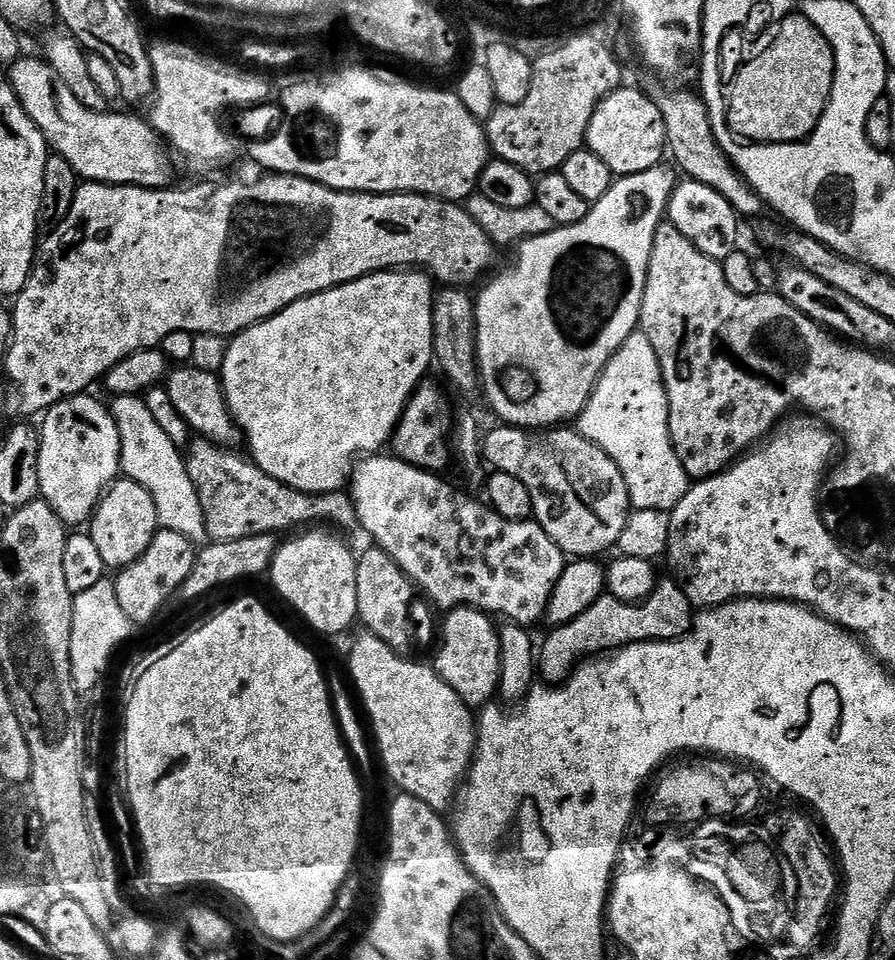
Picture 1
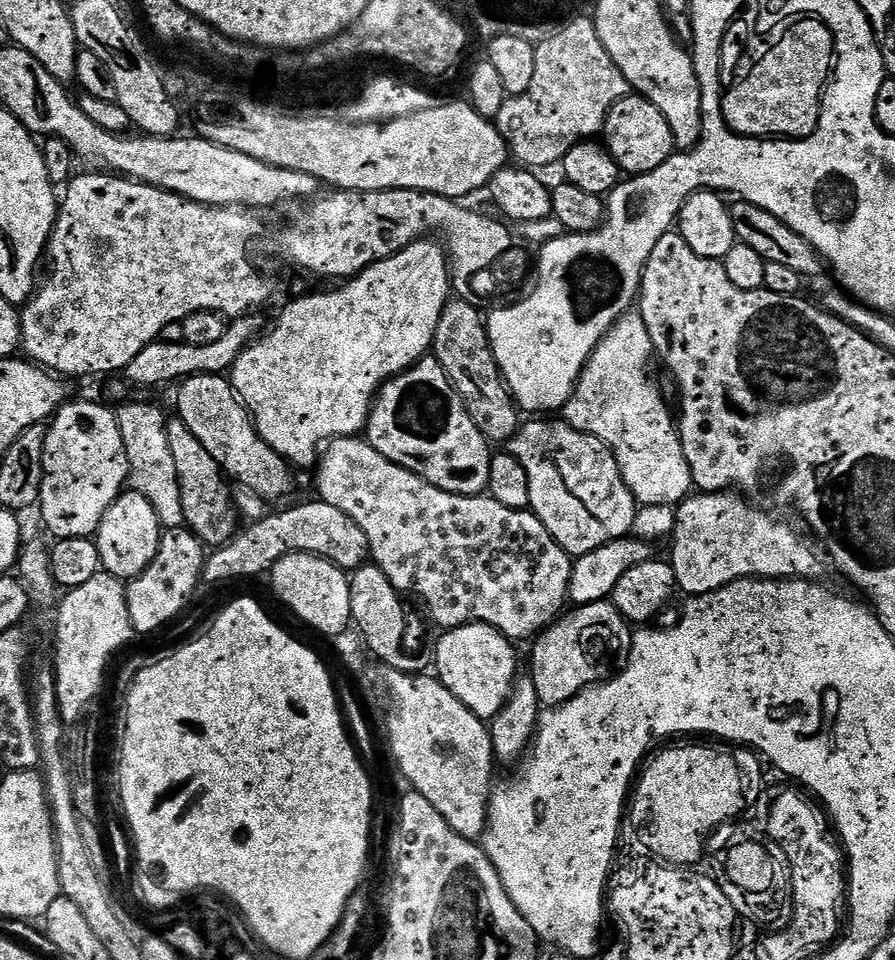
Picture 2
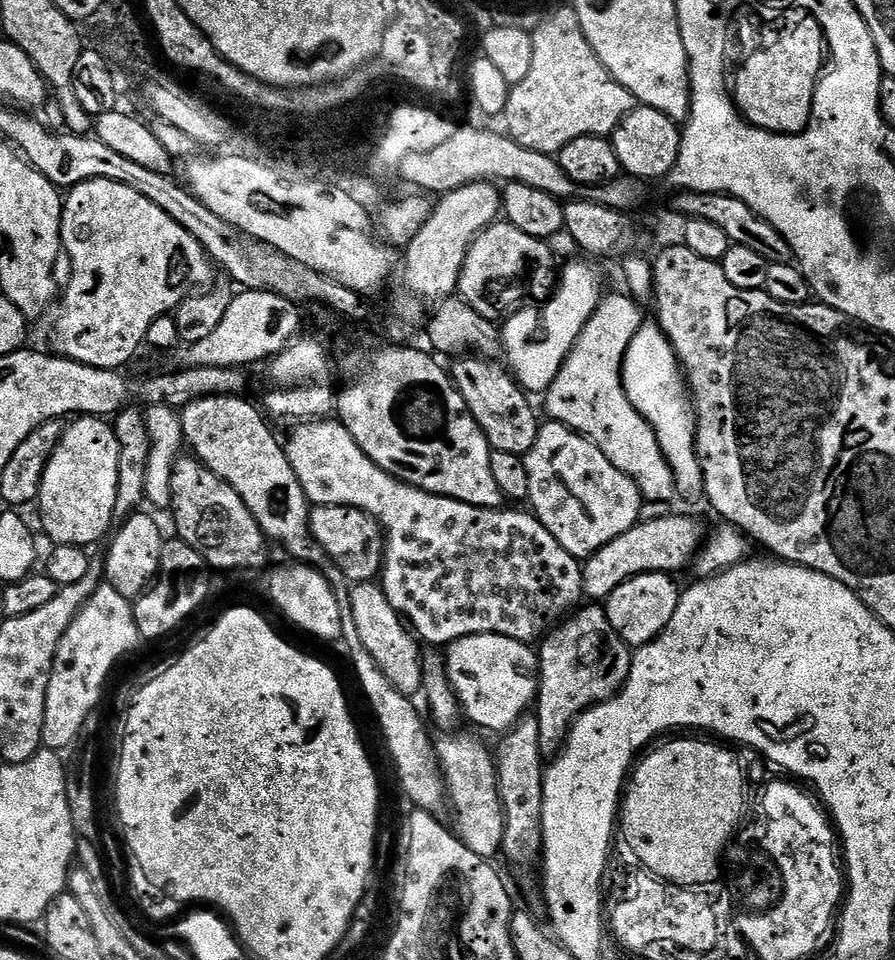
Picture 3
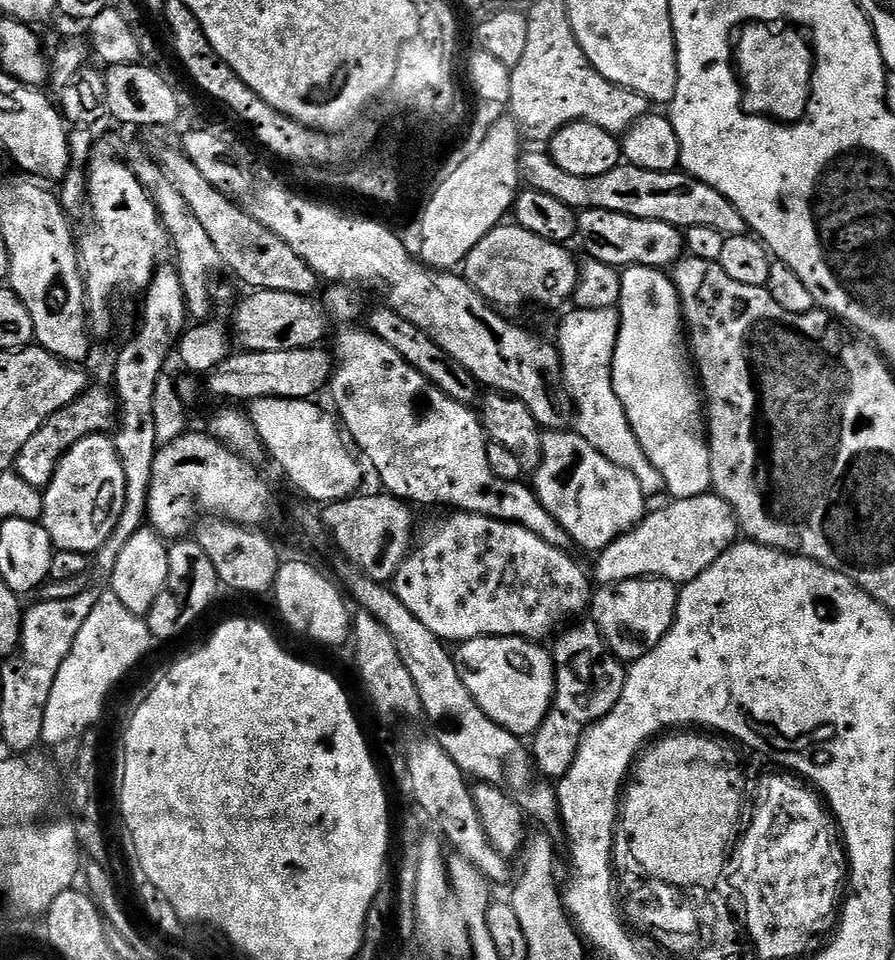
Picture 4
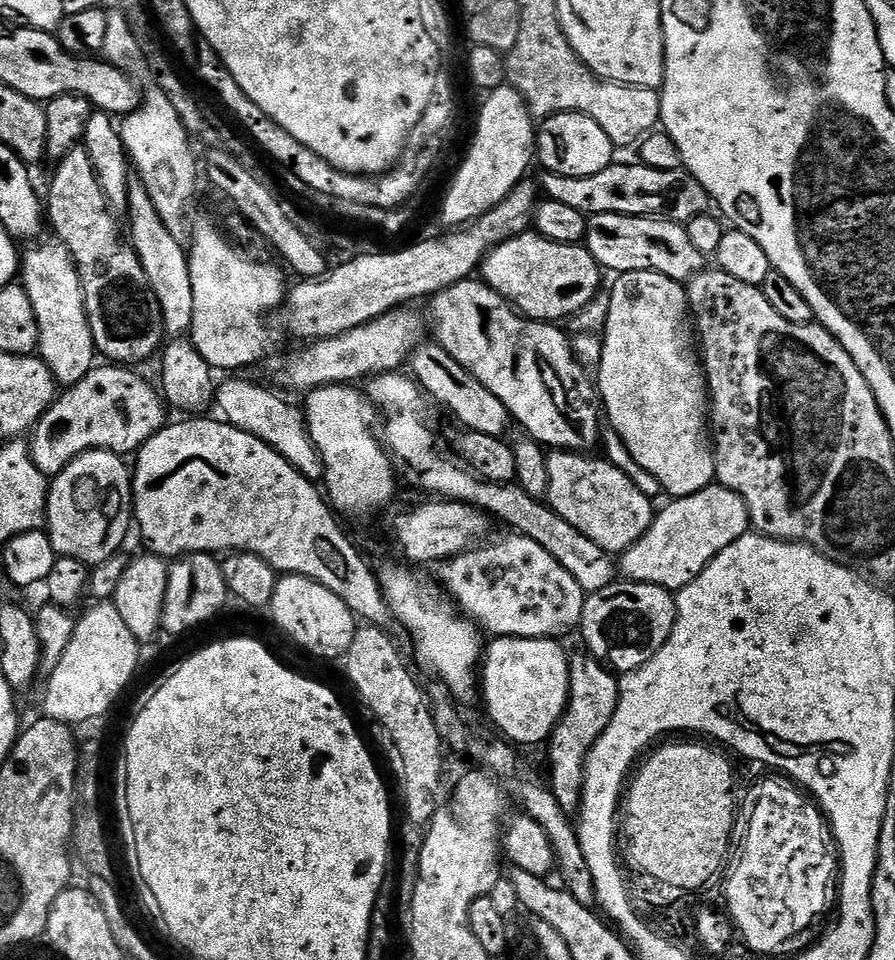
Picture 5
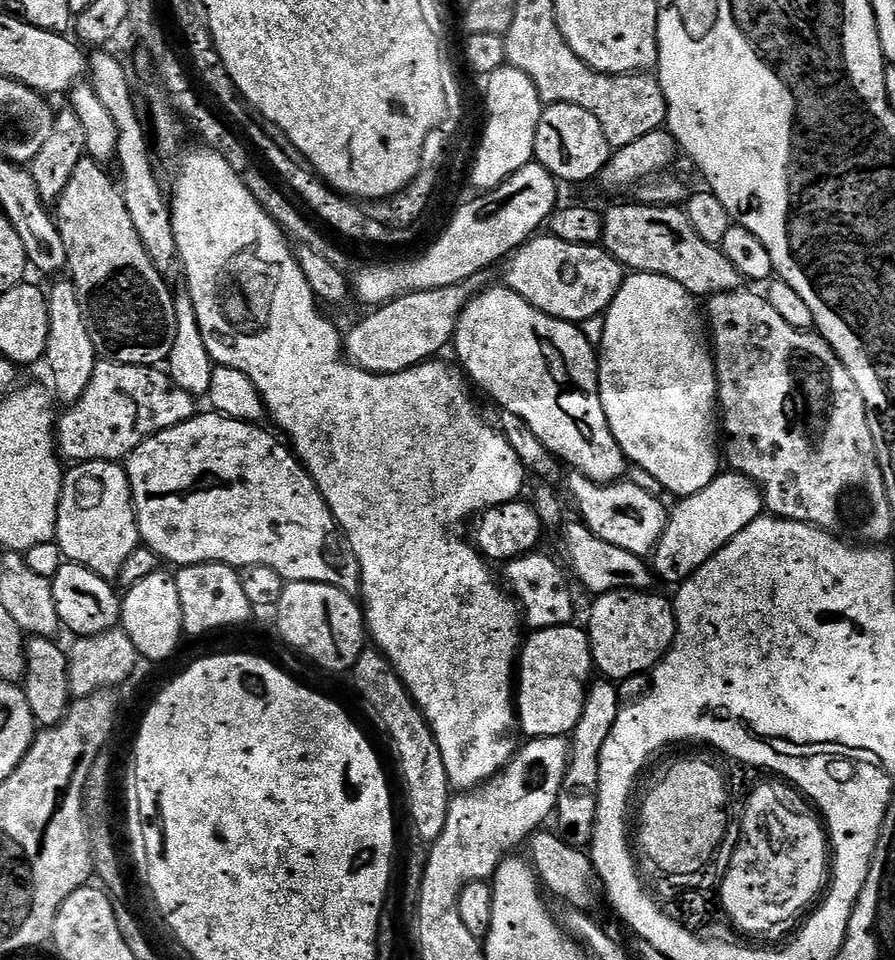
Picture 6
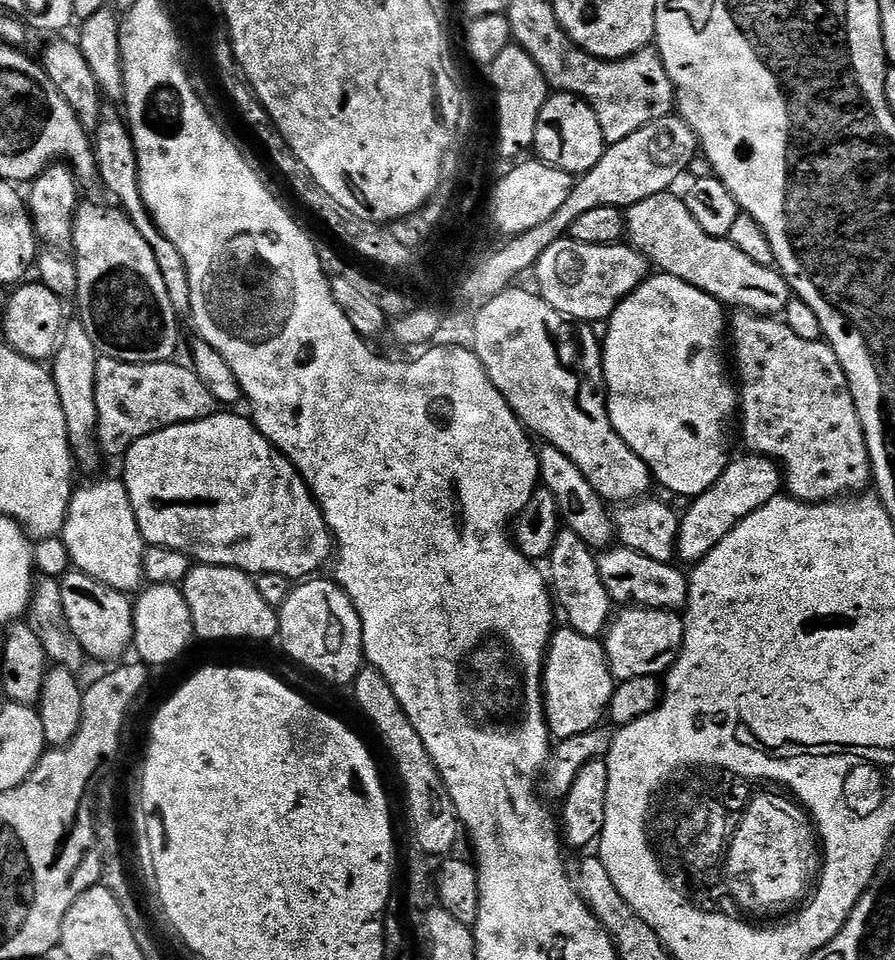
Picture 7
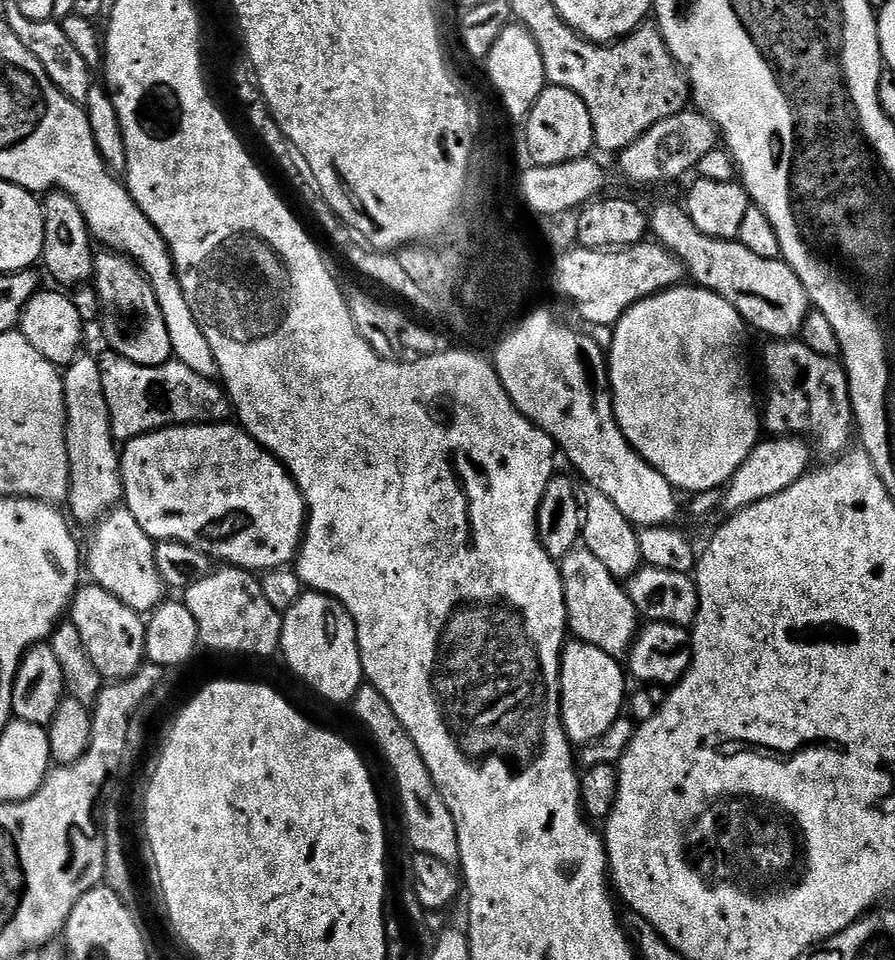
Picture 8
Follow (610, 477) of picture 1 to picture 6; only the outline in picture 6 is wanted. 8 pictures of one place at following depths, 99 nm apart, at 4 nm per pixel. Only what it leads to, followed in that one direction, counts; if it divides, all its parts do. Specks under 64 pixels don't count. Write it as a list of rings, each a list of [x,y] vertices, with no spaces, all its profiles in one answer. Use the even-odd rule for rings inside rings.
[[[569,471],[566,476],[568,492],[576,507],[579,523],[585,524],[591,532],[598,534],[602,542],[618,546],[618,550],[630,550],[630,554],[651,557],[656,544],[668,525],[669,509],[664,508],[664,500],[648,494],[639,486],[627,482],[599,484],[583,476],[581,472]]]

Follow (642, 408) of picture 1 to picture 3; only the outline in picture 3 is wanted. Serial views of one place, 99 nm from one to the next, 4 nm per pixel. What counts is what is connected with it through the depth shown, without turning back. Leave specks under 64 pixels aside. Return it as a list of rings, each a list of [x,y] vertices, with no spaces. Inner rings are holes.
[[[605,295],[600,301],[600,305],[594,310],[590,322],[582,326],[582,334],[574,342],[570,354],[564,360],[562,370],[558,370],[558,378],[548,387],[547,392],[543,393],[544,408],[548,411],[547,419],[549,421],[564,424],[568,428],[574,429],[579,436],[585,436],[622,474],[630,477],[640,488],[640,495],[649,503],[654,501],[673,501],[677,495],[676,479],[658,446],[656,431],[634,410],[630,398],[624,389],[624,359],[626,350],[638,334],[640,325],[645,323],[646,316],[640,313],[640,308],[631,295],[608,296]]]

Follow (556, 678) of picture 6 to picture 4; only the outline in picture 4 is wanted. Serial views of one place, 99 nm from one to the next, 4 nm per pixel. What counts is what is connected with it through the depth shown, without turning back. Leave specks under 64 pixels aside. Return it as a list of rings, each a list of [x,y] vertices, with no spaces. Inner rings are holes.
[[[479,636],[473,640],[463,641],[455,649],[456,669],[466,682],[466,690],[482,706],[484,713],[506,730],[521,738],[531,737],[546,718],[552,704],[552,695],[556,692],[556,666],[553,657],[539,643],[523,640],[521,636]]]

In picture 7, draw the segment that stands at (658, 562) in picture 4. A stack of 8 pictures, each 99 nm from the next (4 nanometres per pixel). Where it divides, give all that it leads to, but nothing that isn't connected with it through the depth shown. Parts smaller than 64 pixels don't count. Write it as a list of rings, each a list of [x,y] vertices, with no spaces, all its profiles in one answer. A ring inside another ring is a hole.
[[[744,454],[741,460],[733,459],[725,470],[702,495],[695,497],[692,504],[680,516],[680,533],[676,543],[676,555],[685,565],[692,566],[704,559],[742,518],[754,514],[766,502],[770,502],[774,497],[781,495],[782,473],[780,465],[776,461],[765,456],[754,456]],[[688,563],[688,564],[687,564]]]

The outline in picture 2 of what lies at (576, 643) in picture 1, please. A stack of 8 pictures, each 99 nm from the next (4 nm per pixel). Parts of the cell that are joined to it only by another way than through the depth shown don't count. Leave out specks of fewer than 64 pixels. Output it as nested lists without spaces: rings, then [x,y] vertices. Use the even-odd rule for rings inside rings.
[[[608,600],[581,604],[571,610],[572,613],[569,611],[561,615],[552,627],[544,629],[542,635],[535,641],[536,653],[532,656],[530,675],[534,682],[534,690],[538,690],[541,705],[548,710],[562,707],[594,684],[603,684],[605,680],[619,672],[632,655],[633,629]]]

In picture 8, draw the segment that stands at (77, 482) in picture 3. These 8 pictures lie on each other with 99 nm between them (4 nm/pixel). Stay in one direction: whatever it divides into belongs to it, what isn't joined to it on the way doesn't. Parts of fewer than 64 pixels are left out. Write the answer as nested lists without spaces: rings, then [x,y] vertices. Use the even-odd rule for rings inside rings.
[[[126,506],[113,508],[96,530],[92,545],[86,548],[87,575],[89,572],[95,583],[130,606],[130,610],[141,614],[155,612],[165,603],[166,585],[158,570],[156,544],[152,537],[146,534],[146,530],[142,530],[142,526],[138,526],[138,518],[134,518]]]

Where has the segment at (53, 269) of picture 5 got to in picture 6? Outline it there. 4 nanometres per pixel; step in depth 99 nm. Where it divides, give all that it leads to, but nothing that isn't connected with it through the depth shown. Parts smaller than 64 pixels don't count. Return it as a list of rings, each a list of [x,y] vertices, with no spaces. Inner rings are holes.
[[[64,278],[47,293],[48,313],[50,314],[50,334],[48,335],[48,351],[46,365],[52,375],[51,391],[61,405],[76,403],[82,398],[86,386],[90,386],[90,378],[94,374],[94,366],[98,363],[98,355],[94,343],[90,340],[86,322],[83,321],[82,309],[78,304],[78,294],[71,279]]]

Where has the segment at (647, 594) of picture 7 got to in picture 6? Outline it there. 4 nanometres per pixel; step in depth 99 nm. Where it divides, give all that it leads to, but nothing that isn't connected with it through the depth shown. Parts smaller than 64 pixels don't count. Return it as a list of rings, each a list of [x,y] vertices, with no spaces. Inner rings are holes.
[[[579,522],[565,523],[559,529],[560,548],[568,559],[567,567],[572,567],[571,575],[576,575],[575,583],[585,588],[591,594],[615,592],[616,590],[634,590],[647,592],[653,587],[654,572],[649,561],[642,556],[630,554],[630,550],[618,550],[618,546],[610,546],[610,542],[602,542],[598,534],[594,534],[585,524]]]

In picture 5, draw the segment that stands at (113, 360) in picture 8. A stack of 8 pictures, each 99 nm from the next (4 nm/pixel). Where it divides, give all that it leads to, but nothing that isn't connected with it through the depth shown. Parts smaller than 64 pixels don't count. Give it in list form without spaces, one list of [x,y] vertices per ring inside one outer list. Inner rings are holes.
[[[93,366],[86,374],[86,378],[82,378],[82,382],[65,387],[53,400],[52,405],[40,415],[39,420],[31,429],[32,440],[27,441],[27,446],[32,455],[34,466],[43,476],[55,478],[67,464],[90,451],[117,454],[135,453],[153,434],[165,427],[164,410],[166,411],[166,404],[161,393],[155,387],[152,389],[138,373],[131,372],[134,371],[131,367],[100,367]]]

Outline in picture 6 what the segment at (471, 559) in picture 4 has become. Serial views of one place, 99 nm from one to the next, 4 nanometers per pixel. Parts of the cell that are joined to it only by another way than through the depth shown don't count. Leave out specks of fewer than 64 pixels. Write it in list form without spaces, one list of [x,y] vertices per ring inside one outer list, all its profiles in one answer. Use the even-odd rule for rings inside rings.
[[[537,550],[529,552],[526,556],[519,556],[517,560],[509,560],[503,565],[504,576],[503,583],[506,585],[507,591],[511,593],[517,604],[520,605],[522,620],[525,625],[529,624],[529,629],[539,630],[542,628],[557,628],[563,624],[572,624],[574,618],[572,615],[576,612],[576,604],[572,601],[572,588],[569,577],[566,575],[565,569],[555,564],[548,556],[543,556],[543,551]]]

